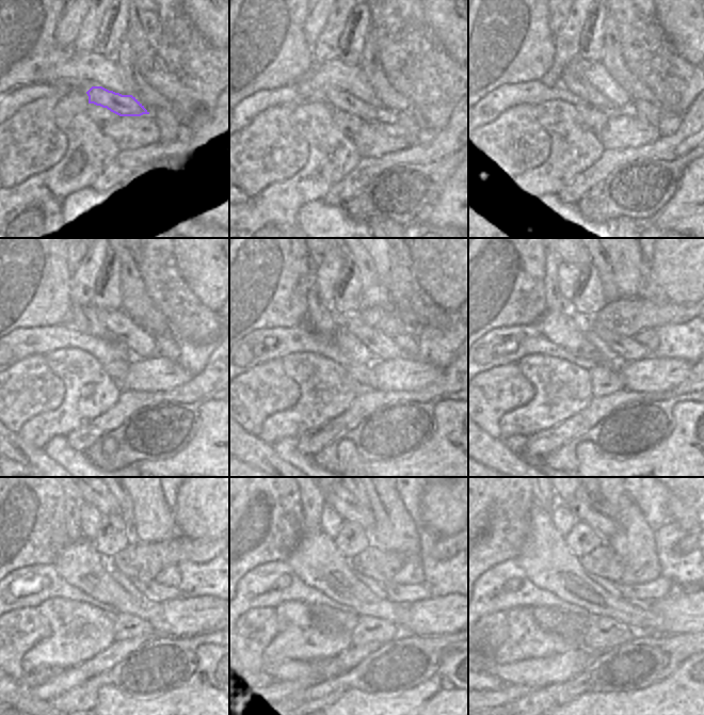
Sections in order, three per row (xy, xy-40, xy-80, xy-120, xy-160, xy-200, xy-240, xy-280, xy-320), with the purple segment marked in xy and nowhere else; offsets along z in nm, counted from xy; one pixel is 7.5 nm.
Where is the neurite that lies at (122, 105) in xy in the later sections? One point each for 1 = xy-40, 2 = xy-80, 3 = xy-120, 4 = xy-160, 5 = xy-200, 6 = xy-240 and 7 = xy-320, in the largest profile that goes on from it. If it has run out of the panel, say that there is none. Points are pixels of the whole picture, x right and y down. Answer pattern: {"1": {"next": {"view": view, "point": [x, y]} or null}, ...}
{"1": {"next": {"view": "xy-40", "point": [337, 97]}}, "2": {"next": {"view": "xy-80", "point": [582, 92]}}, "3": {"next": {"view": "xy-120", "point": [83, 318]}}, "4": {"next": {"view": "xy-160", "point": [321, 317]}}, "5": {"next": {"view": "xy-200", "point": [555, 302]}}, "6": {"next": {"view": "xy-240", "point": [74, 499]}}, "7": {"next": {"view": "xy-320", "point": [544, 498]}}}

